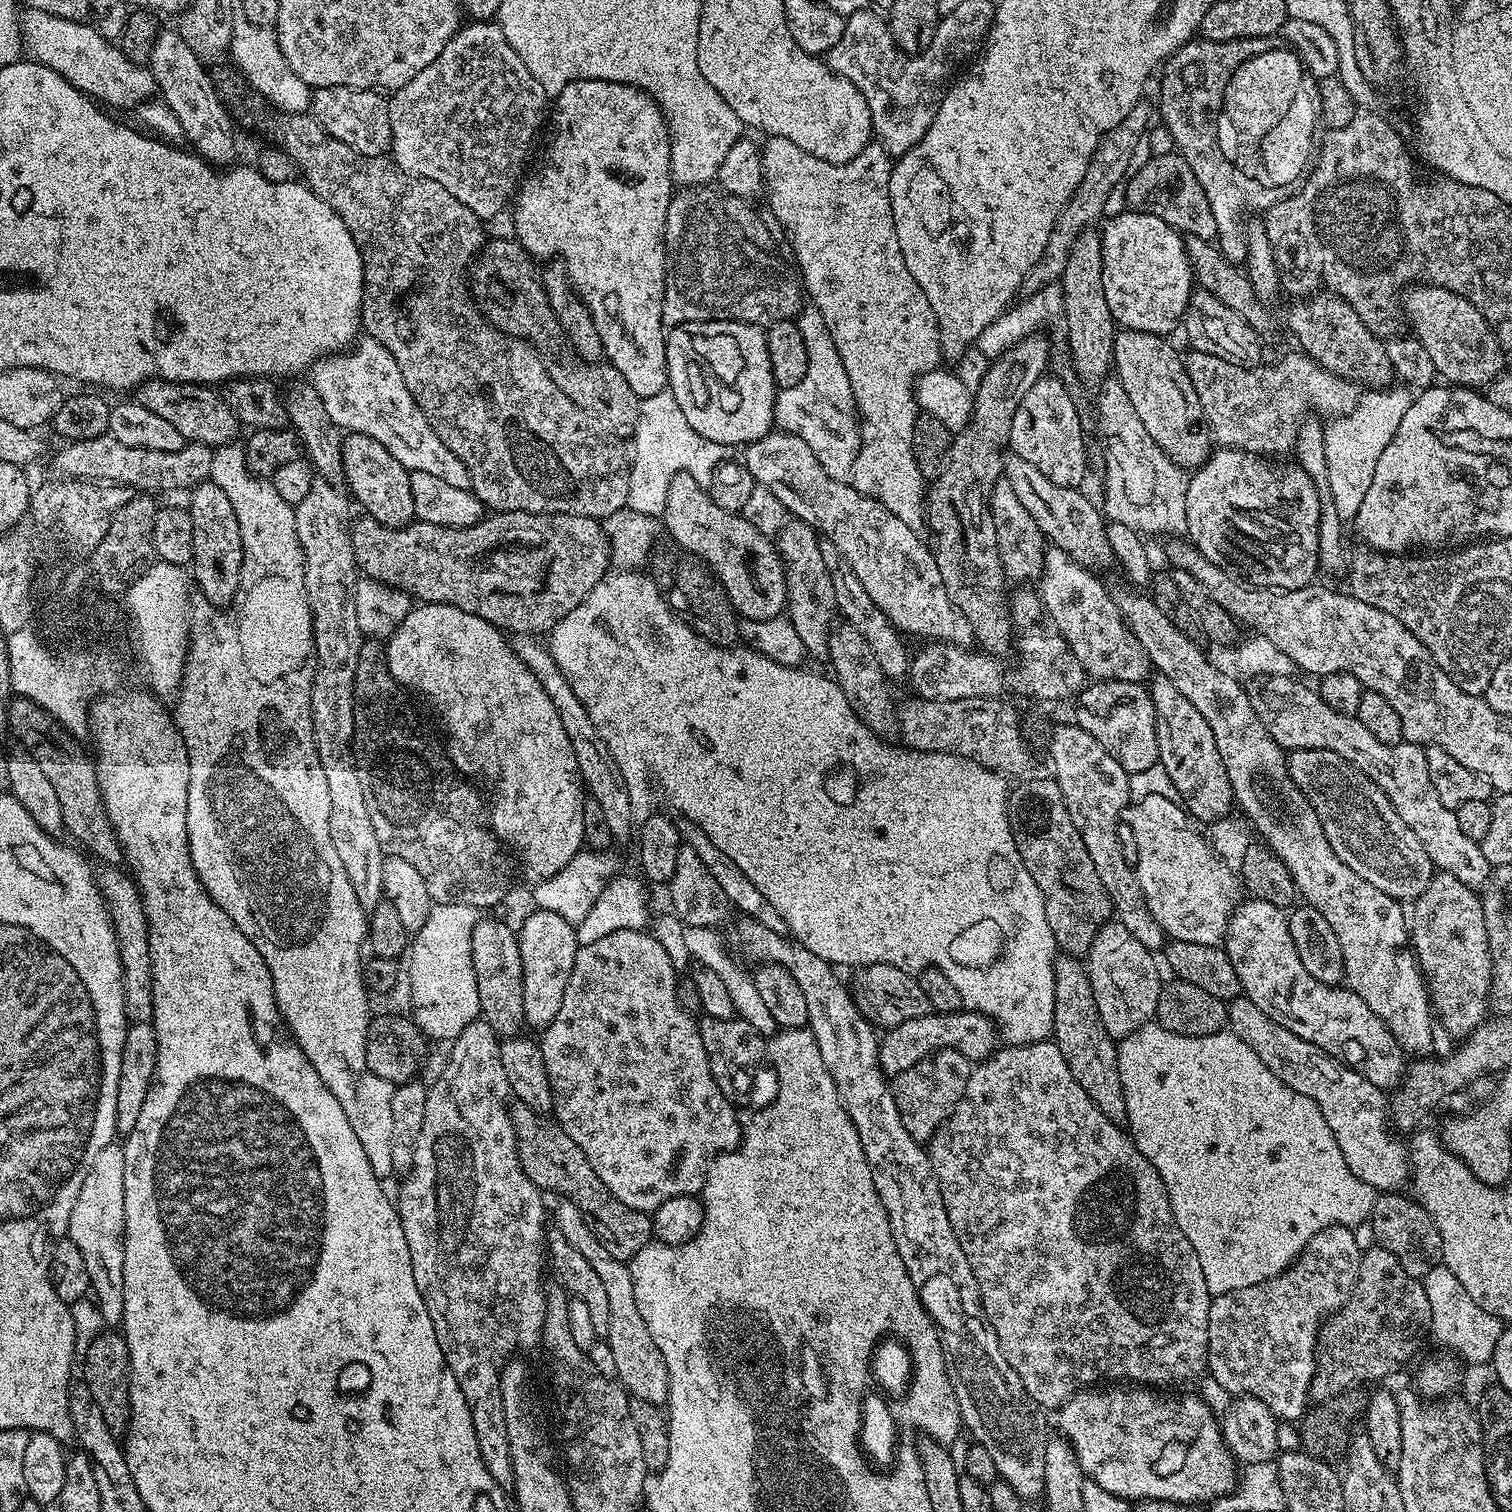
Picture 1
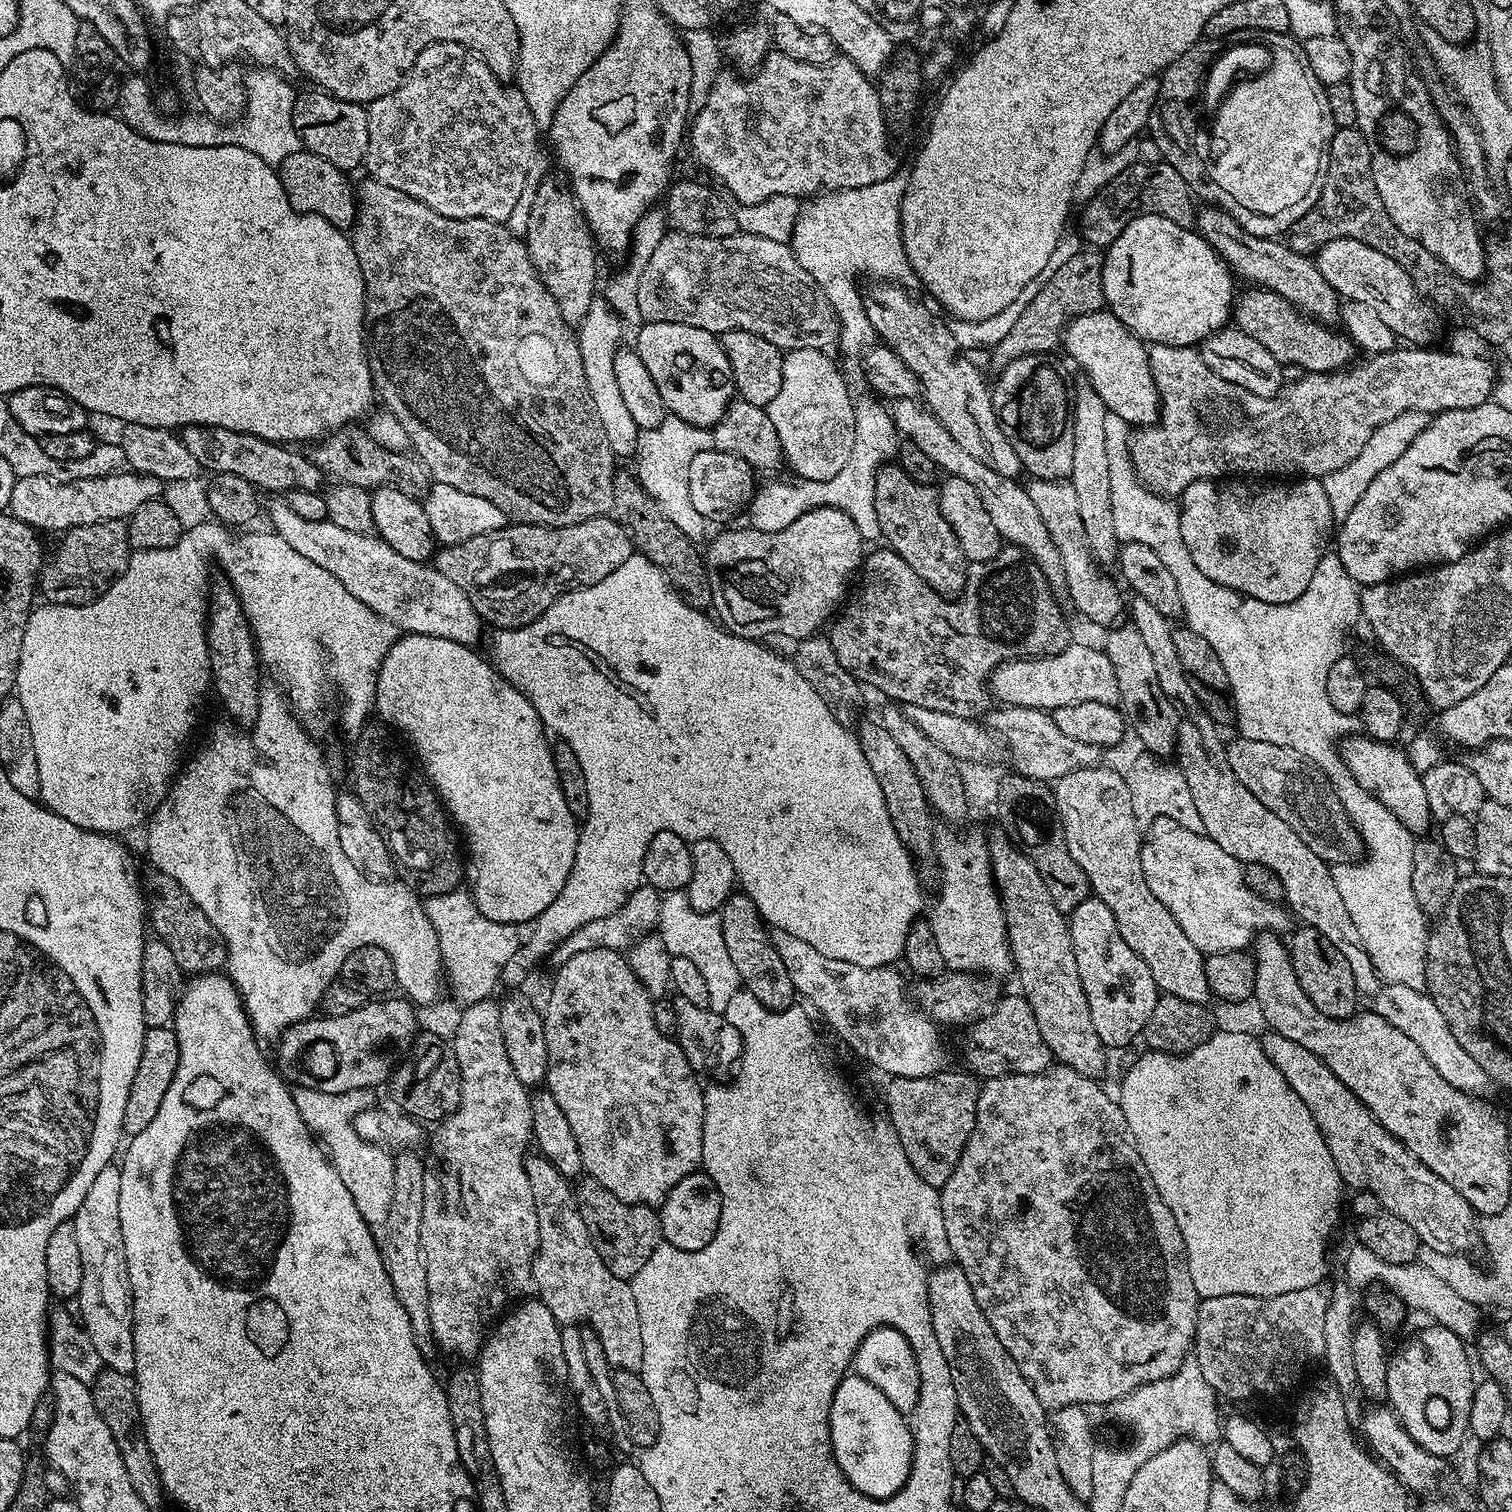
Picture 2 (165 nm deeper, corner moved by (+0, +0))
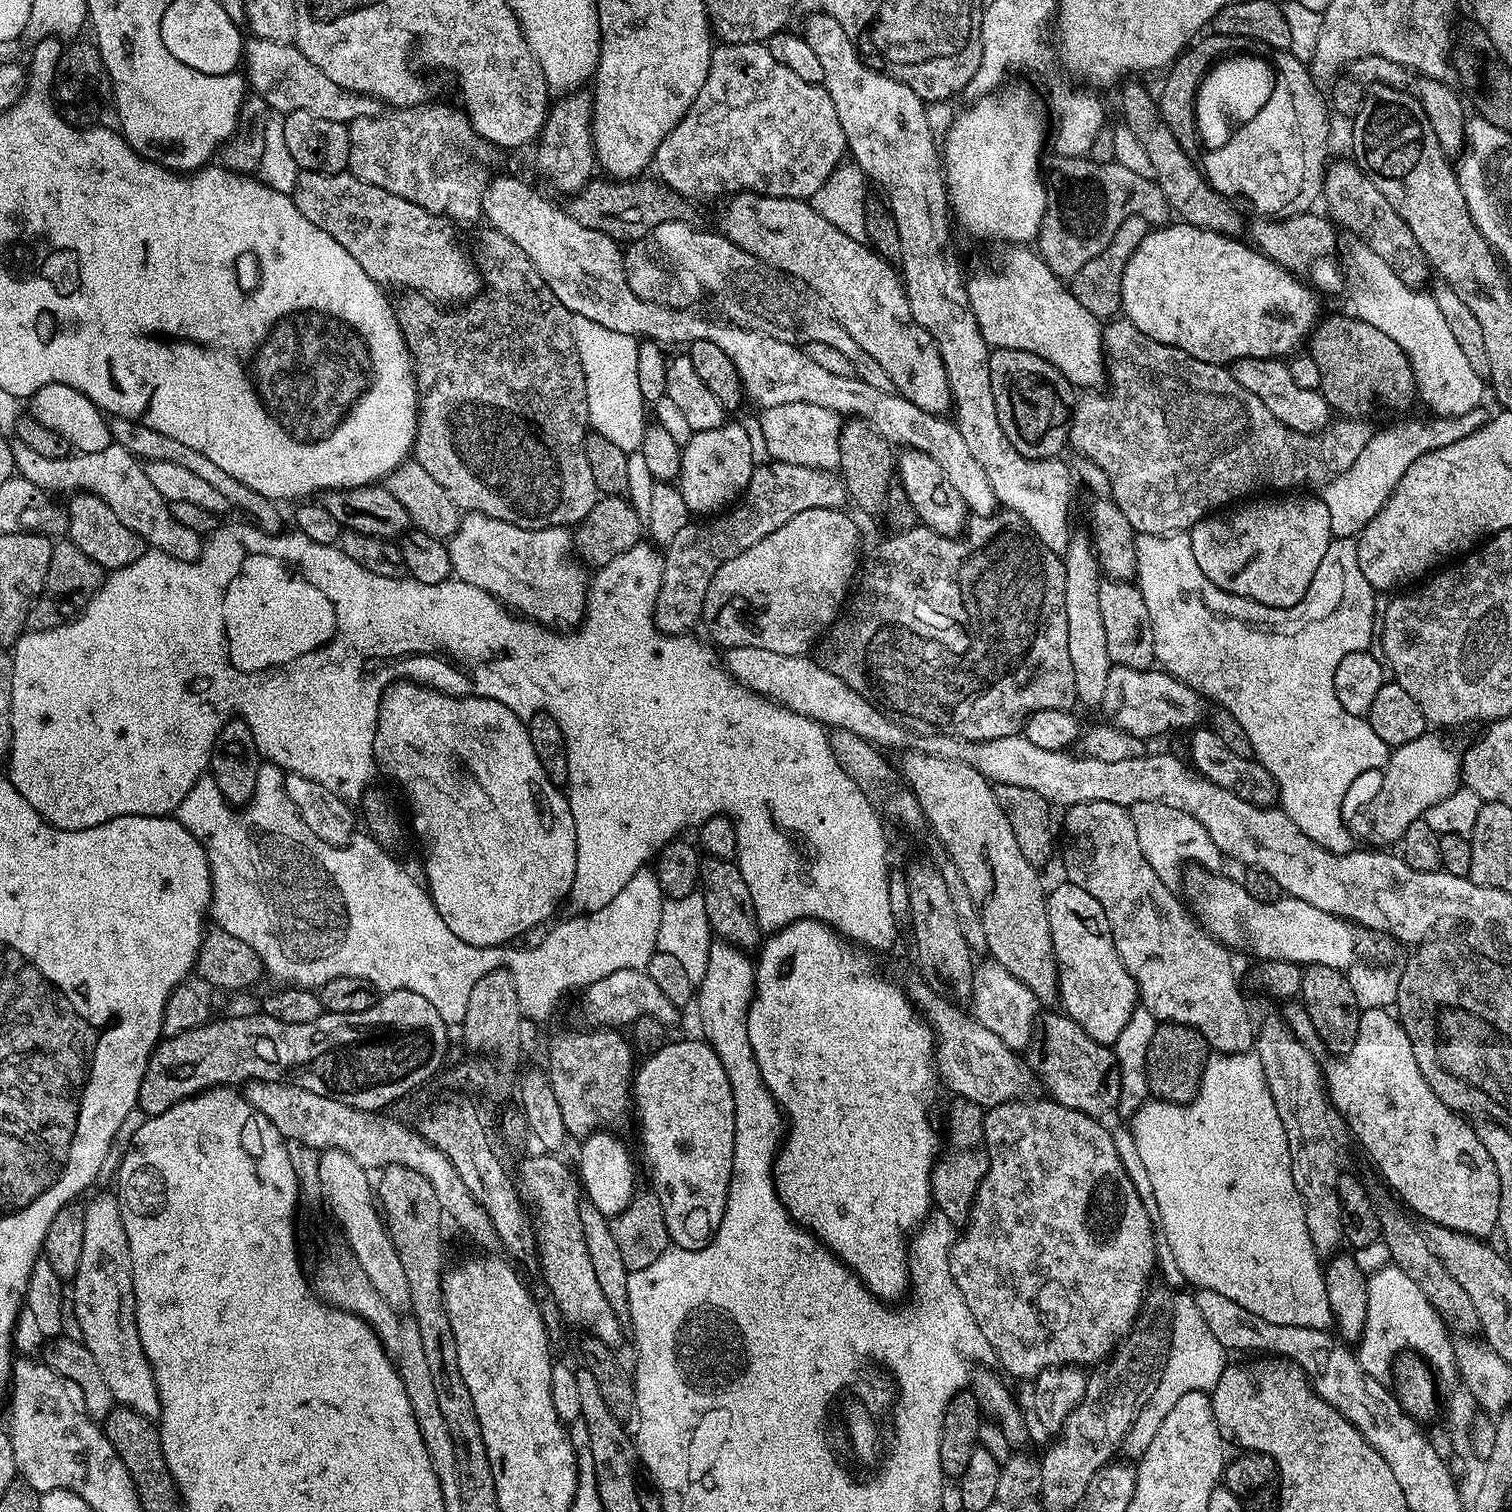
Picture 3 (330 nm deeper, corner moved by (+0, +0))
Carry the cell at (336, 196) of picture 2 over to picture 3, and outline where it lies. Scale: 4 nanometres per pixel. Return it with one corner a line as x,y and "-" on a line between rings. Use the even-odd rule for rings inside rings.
347,170
301,171
291,197
302,215
318,230
326,230
376,284
406,287
438,302
468,300
481,291
480,275
456,245
453,225
443,215
406,202
406,198
382,190
382,186
370,186

